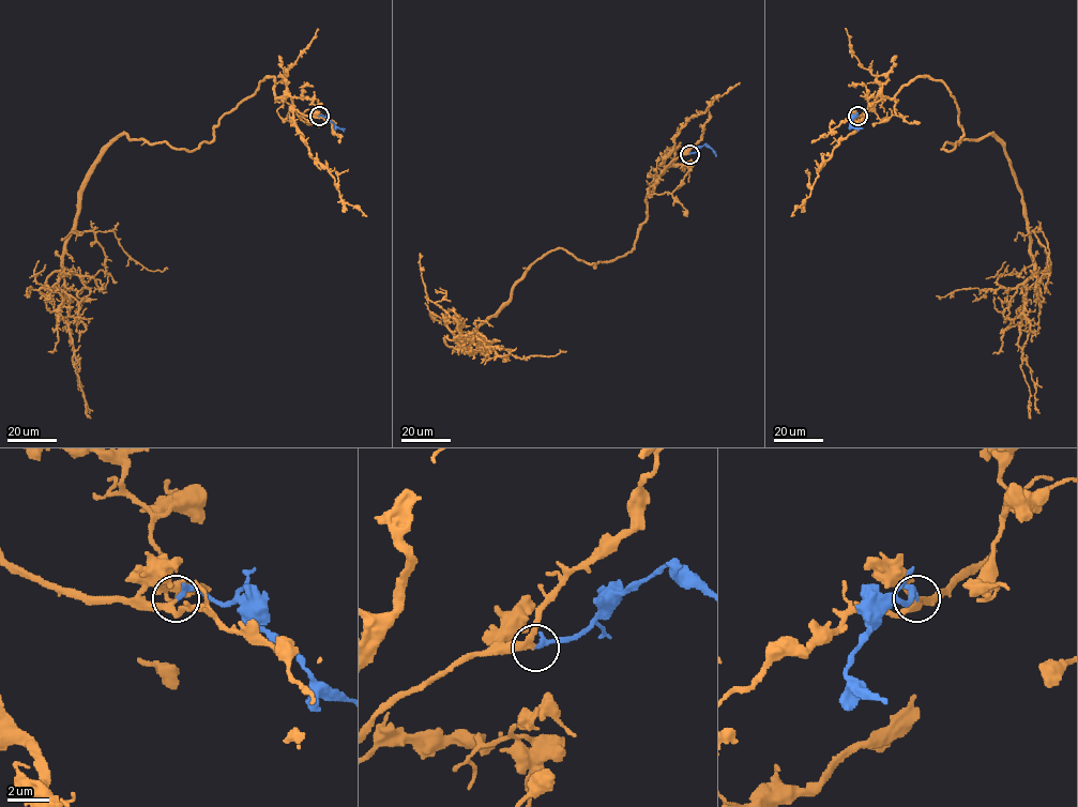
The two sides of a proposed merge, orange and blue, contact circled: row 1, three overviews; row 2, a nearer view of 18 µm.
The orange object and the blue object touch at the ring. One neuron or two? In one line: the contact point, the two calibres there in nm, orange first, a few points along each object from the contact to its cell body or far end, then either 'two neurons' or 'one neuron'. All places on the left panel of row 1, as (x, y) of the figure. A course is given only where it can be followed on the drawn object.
(319, 116) | 240/240 nm | orange via (319, 117), (275, 99), (268, 76), (192, 150), (124, 134), (109, 145), (46, 279), (90, 419) | blue via (319, 117), (325, 117), (344, 130) | one neuron

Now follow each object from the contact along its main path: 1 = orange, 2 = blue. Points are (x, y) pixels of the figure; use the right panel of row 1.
1: (858, 116), (928, 76), (961, 128), (941, 149), (990, 134), (1003, 145), (1034, 271), (1017, 343), (1030, 419)
2: (858, 116), (849, 124), (862, 128)

